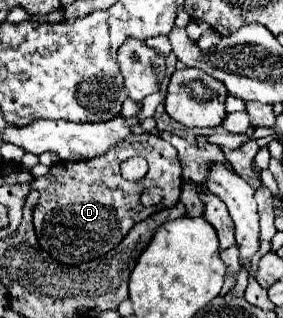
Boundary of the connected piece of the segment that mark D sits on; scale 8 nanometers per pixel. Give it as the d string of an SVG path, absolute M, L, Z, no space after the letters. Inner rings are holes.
M143 132L127 136L127 140L99 158L55 164L49 174L33 180L33 188L39 192L33 222L41 248L55 260L75 266L107 254L137 222L163 208L175 206L181 196L181 164L171 144L155 134ZM133 156L145 158L149 164L149 172L141 182L127 182L121 176L121 162ZM151 186L163 188L163 200L157 206L145 208L139 198L141 192Z

